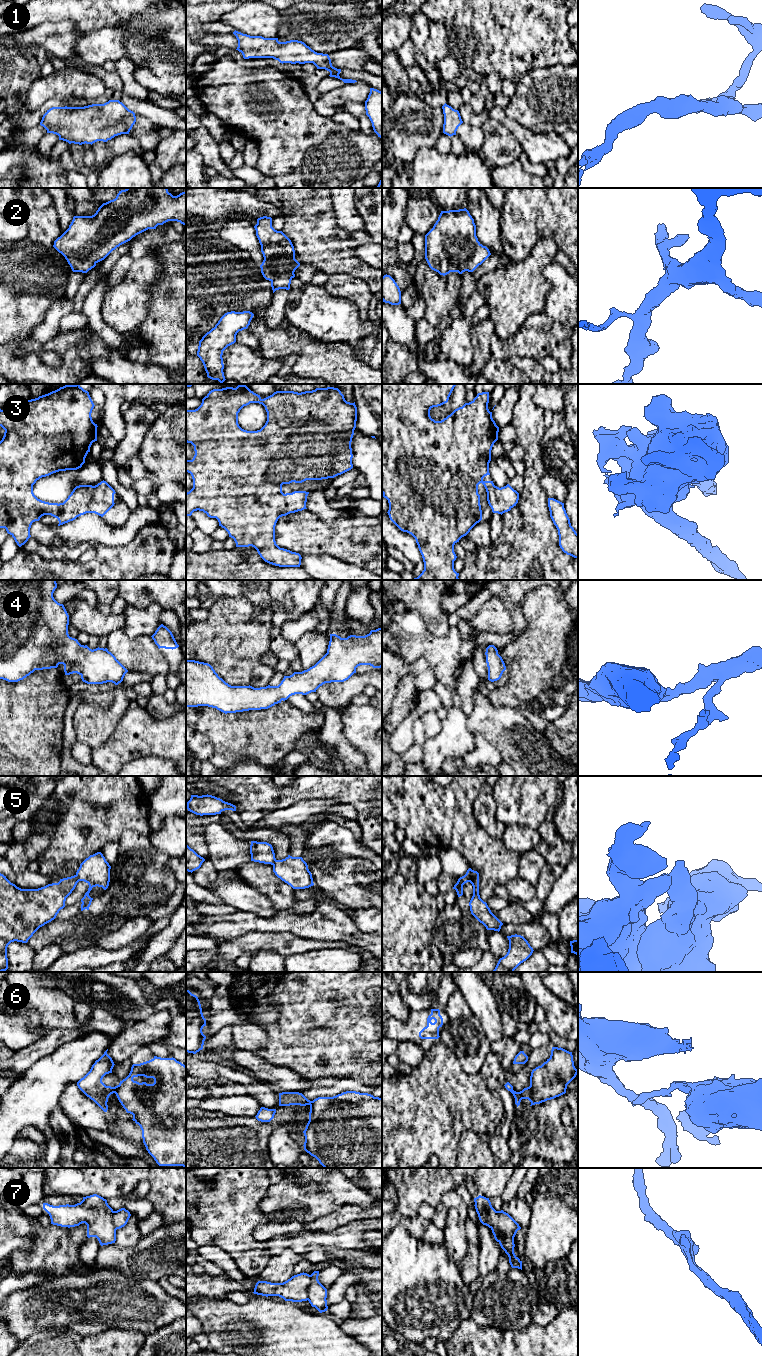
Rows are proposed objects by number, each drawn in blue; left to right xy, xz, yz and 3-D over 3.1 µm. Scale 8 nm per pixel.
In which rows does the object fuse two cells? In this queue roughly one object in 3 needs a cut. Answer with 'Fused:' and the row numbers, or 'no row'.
Fused: 5, 6, 7

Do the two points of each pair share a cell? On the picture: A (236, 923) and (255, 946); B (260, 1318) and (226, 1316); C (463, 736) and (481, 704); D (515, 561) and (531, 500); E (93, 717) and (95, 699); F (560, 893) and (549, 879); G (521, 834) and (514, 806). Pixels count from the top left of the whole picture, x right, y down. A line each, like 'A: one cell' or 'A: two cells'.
A: two cells
B: one cell
C: two cells
D: one cell
E: two cells
F: two cells
G: two cells

